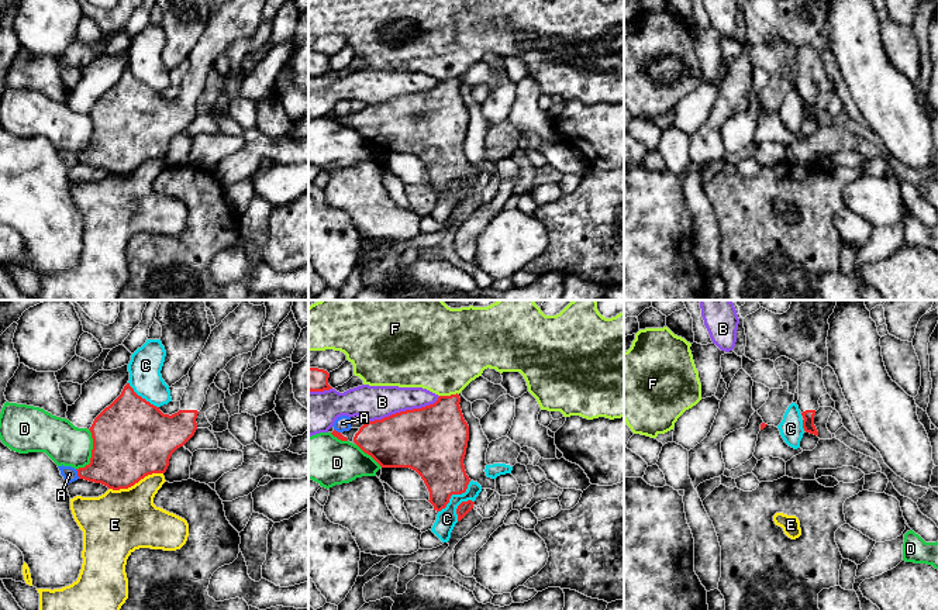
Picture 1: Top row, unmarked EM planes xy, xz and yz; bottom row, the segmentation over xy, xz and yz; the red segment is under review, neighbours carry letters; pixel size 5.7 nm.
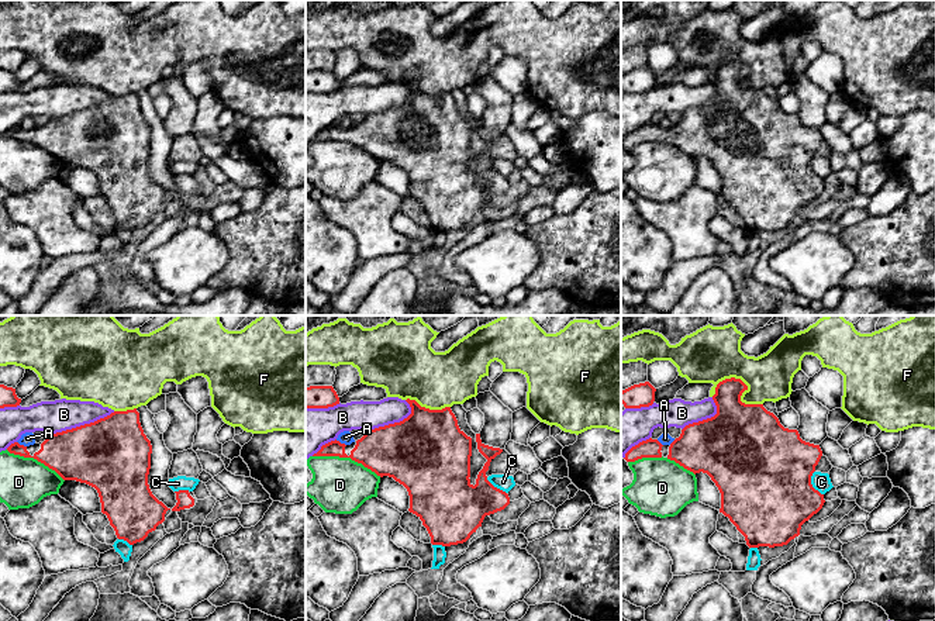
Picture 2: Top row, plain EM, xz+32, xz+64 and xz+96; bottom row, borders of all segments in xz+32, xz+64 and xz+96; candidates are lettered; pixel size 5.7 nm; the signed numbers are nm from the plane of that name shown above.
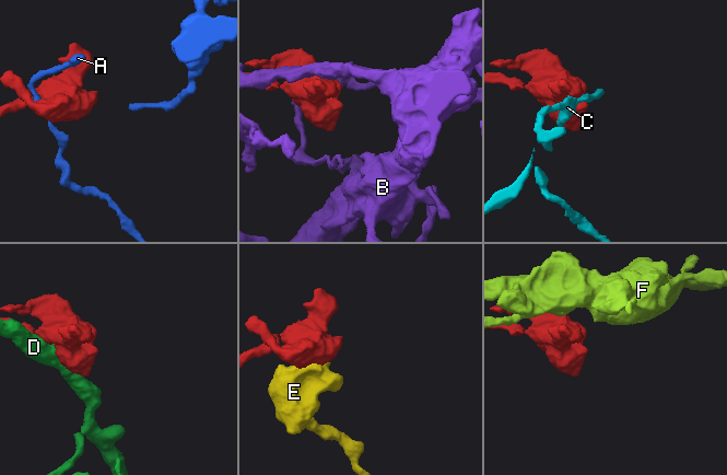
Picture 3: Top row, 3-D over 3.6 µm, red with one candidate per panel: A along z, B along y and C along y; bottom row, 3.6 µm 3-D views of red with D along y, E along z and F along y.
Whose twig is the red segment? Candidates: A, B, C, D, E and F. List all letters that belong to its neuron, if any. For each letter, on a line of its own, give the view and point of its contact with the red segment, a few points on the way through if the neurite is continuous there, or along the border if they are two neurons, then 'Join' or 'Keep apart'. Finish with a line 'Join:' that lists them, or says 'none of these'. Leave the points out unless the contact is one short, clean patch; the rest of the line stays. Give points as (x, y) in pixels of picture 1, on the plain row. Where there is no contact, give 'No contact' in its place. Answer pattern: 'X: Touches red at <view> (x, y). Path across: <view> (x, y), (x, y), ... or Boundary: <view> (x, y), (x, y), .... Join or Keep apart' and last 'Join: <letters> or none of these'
A: Touches red at xy (78, 158). Keep apart
B: Touches red at xz (403, 96). Keep apart
C: Touches red at xz (454, 178). Keep apart
D: Touches red at xy (92, 137). Keep apart
E: Touches red at xy (135, 166). Keep apart
F: Touches red at xz (448, 81). Keep apart
Join: none of these

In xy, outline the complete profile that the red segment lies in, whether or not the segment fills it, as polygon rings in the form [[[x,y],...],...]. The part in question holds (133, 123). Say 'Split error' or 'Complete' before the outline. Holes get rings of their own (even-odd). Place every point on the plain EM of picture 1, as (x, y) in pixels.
Split error. [[[227,0],[211,15],[199,44],[189,55],[190,66],[182,80],[180,94],[172,100],[163,99],[159,92],[138,80],[127,68],[121,79],[94,103],[89,113],[93,123],[92,142],[89,149],[76,154],[79,163],[120,175],[134,170],[148,159],[165,158],[172,138],[194,120],[197,99],[217,58],[232,42],[256,32],[262,24],[265,3],[266,0]]]

